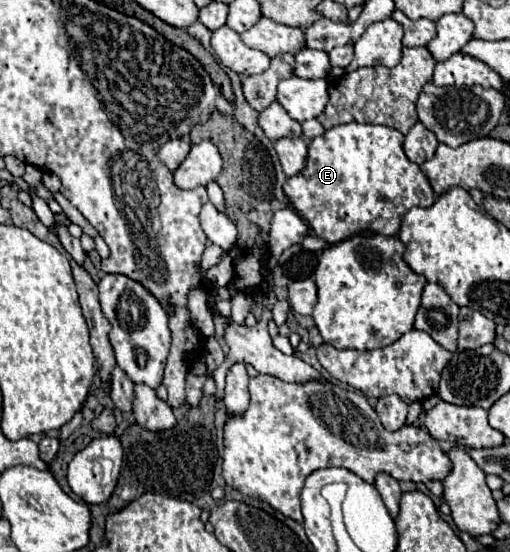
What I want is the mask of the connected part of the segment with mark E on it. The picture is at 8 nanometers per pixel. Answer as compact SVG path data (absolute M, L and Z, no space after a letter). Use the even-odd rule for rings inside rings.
M346 123L332 127L308 143L306 167L286 179L284 193L314 235L328 245L364 231L396 235L400 219L410 207L434 203L428 179L416 163L408 161L402 143L404 135L384 125Z

